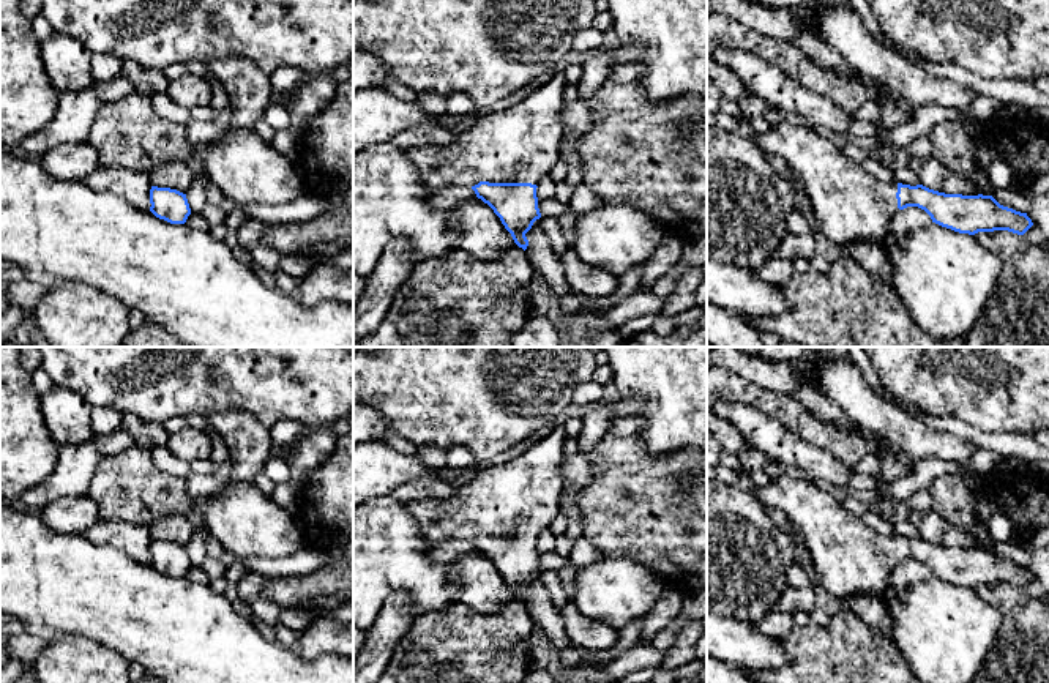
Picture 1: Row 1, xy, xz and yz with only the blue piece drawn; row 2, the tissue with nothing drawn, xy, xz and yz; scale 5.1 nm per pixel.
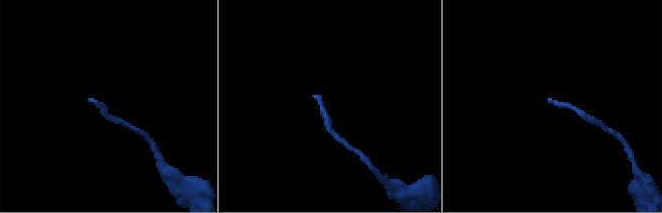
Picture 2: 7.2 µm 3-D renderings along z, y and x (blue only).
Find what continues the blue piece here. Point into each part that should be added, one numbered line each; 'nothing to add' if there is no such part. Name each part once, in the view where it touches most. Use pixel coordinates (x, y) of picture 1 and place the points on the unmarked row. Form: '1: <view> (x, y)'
1: xz (519, 497)

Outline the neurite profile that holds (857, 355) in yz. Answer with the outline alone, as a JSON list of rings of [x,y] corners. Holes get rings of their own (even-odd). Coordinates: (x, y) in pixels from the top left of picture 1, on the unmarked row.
[[[847,347],[849,360],[853,363],[853,366],[858,368],[861,377],[864,382],[872,388],[872,391],[883,397],[883,383],[879,379],[868,353],[863,347]]]

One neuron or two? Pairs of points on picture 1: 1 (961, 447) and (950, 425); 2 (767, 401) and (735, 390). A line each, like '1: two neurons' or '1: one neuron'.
1: two neurons
2: one neuron

